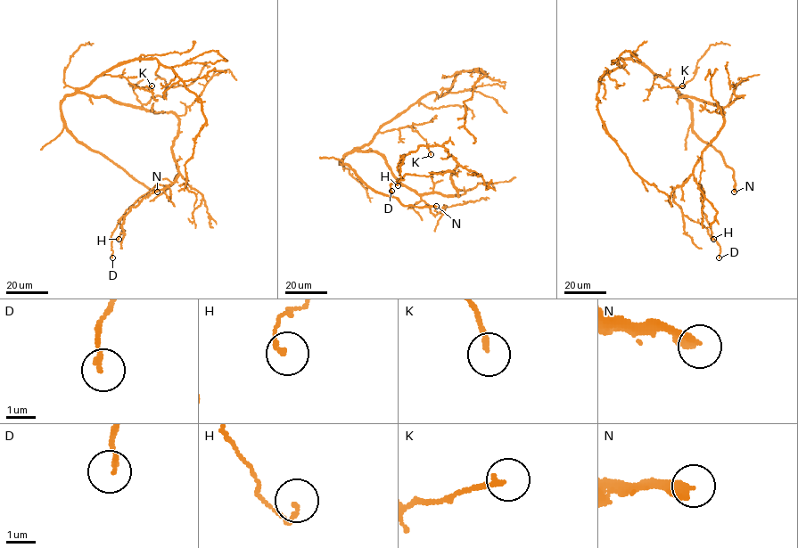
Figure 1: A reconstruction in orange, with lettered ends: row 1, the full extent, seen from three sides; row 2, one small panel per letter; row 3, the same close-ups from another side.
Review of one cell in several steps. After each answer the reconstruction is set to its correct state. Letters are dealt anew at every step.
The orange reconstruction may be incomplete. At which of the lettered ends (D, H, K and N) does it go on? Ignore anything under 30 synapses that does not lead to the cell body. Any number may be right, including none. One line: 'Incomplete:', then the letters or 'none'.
Incomplete: N

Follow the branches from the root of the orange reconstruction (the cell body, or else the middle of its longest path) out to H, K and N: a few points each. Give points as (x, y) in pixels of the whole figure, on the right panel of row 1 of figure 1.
H: (676, 89), (680, 96), (709, 102), (723, 112), (722, 127), (689, 178), (673, 190), (682, 214), (713, 239)
K: (676, 89), (660, 75), (655, 77), (654, 83), (661, 87), (682, 85)
N: (676, 89), (688, 102), (693, 131), (718, 151), (724, 162), (733, 170), (734, 192)

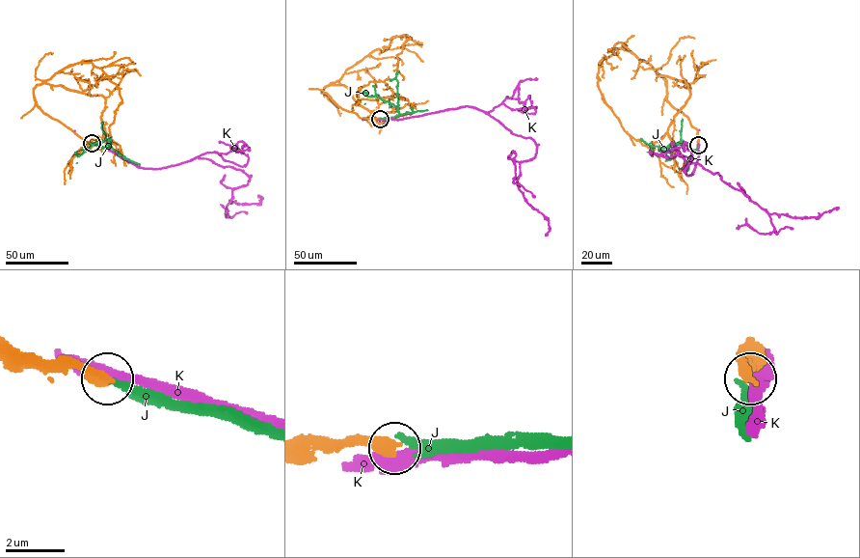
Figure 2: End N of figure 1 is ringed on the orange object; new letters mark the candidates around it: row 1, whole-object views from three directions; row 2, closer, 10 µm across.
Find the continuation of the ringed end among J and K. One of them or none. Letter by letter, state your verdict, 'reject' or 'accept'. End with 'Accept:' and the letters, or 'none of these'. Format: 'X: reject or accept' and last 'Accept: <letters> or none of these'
J: reject
K: reject
Accept: none of these

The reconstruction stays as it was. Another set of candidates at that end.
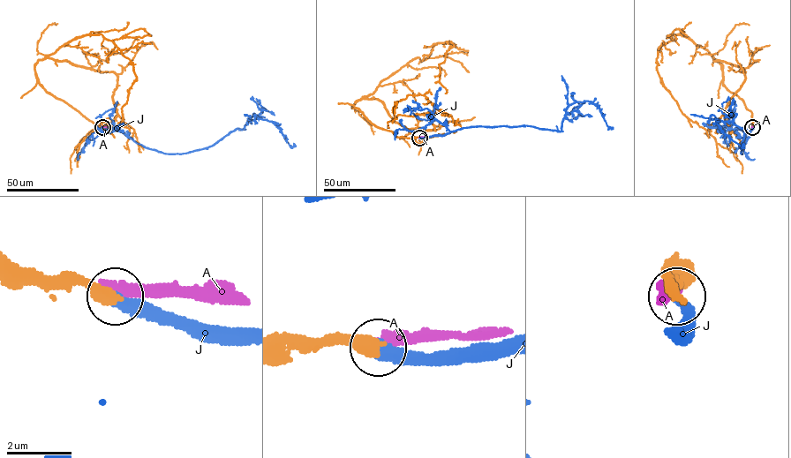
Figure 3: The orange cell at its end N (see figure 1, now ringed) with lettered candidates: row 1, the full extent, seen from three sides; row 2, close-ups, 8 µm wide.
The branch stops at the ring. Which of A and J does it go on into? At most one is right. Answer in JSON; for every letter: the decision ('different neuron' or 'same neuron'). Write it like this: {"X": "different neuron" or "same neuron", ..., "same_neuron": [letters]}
{"A": "different neuron", "J": "same neuron", "same_neuron": ["J"]}

